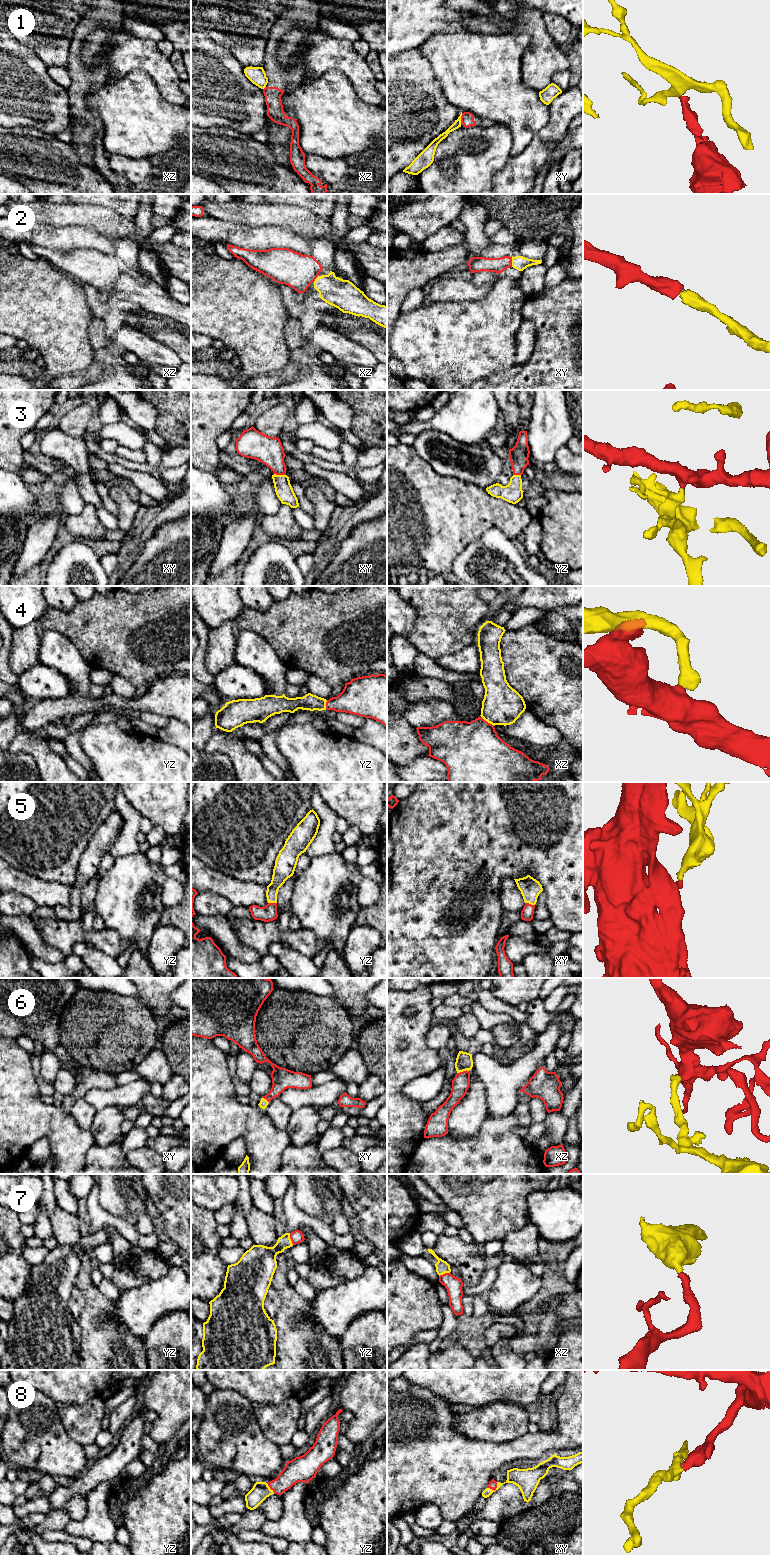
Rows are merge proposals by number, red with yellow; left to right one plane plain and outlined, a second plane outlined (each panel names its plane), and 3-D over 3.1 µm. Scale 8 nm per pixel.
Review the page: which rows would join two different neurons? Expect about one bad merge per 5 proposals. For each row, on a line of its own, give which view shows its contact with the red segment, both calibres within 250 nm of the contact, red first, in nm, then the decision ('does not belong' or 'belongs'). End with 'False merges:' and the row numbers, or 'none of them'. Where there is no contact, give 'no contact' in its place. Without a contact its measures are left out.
1: xy | 110/60 nm | does not belong
2: xy | 120/120 nm | belongs
3: xy | 220/140 nm | belongs
4: xz | 460/320 nm | belongs
5: xy | 100/170 nm | belongs
6: xz | 140/130 nm | belongs
7: yz | 100/160 nm | belongs
8: xy | 70/150 nm | belongs
False merges: 1

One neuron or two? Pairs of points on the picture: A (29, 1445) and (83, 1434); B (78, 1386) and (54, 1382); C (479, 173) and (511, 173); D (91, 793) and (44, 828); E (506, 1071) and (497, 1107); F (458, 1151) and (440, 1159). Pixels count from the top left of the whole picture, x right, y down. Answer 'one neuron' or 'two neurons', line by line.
A: two neurons
B: one neuron
C: two neurons
D: one neuron
E: one neuron
F: one neuron

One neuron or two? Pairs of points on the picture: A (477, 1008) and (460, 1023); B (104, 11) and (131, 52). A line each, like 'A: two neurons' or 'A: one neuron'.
A: two neurons
B: two neurons

